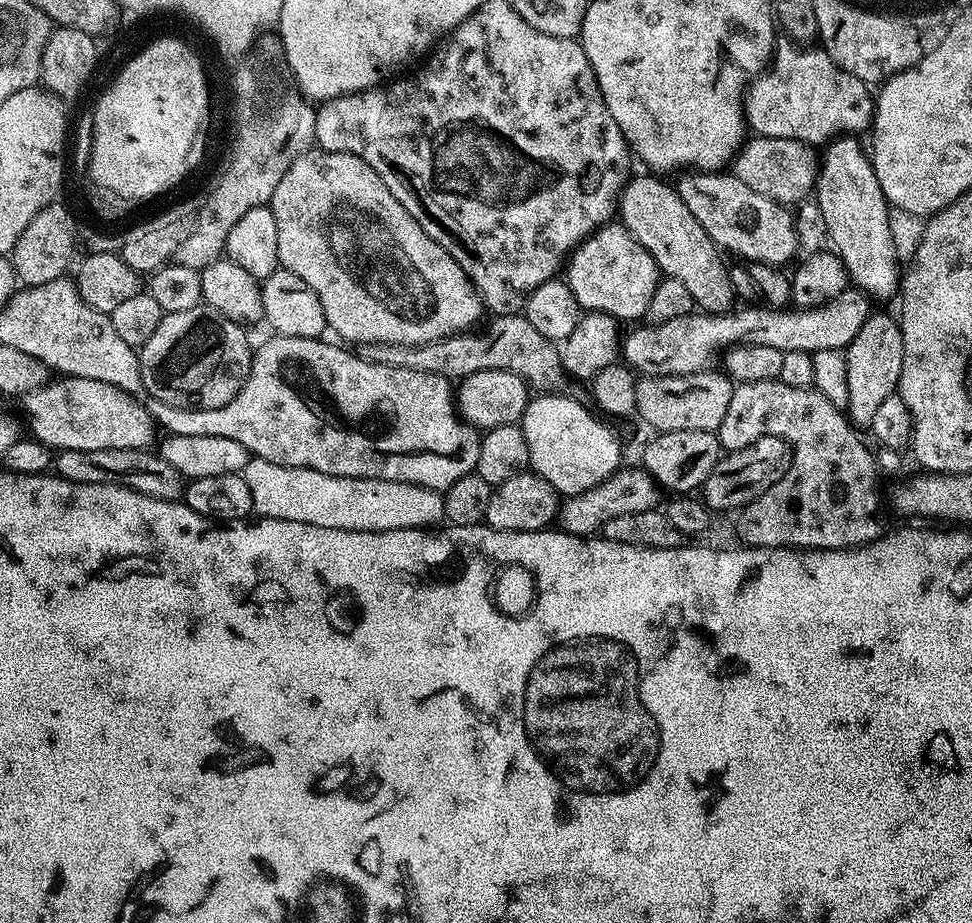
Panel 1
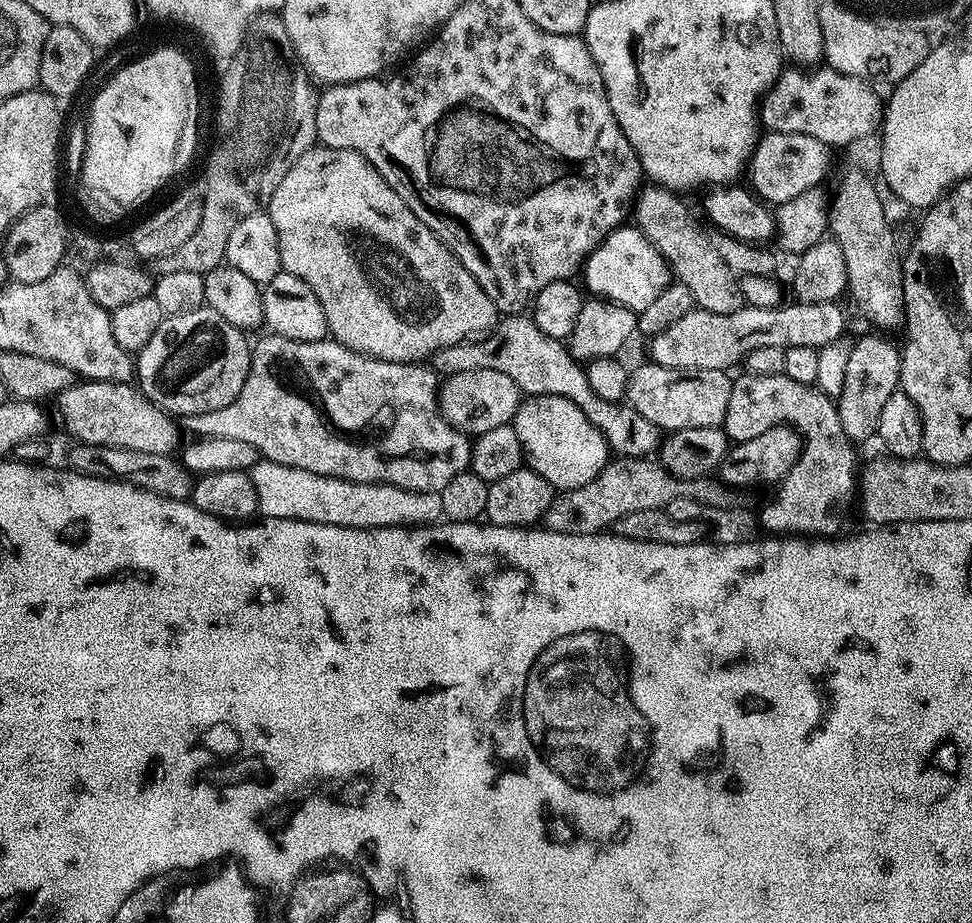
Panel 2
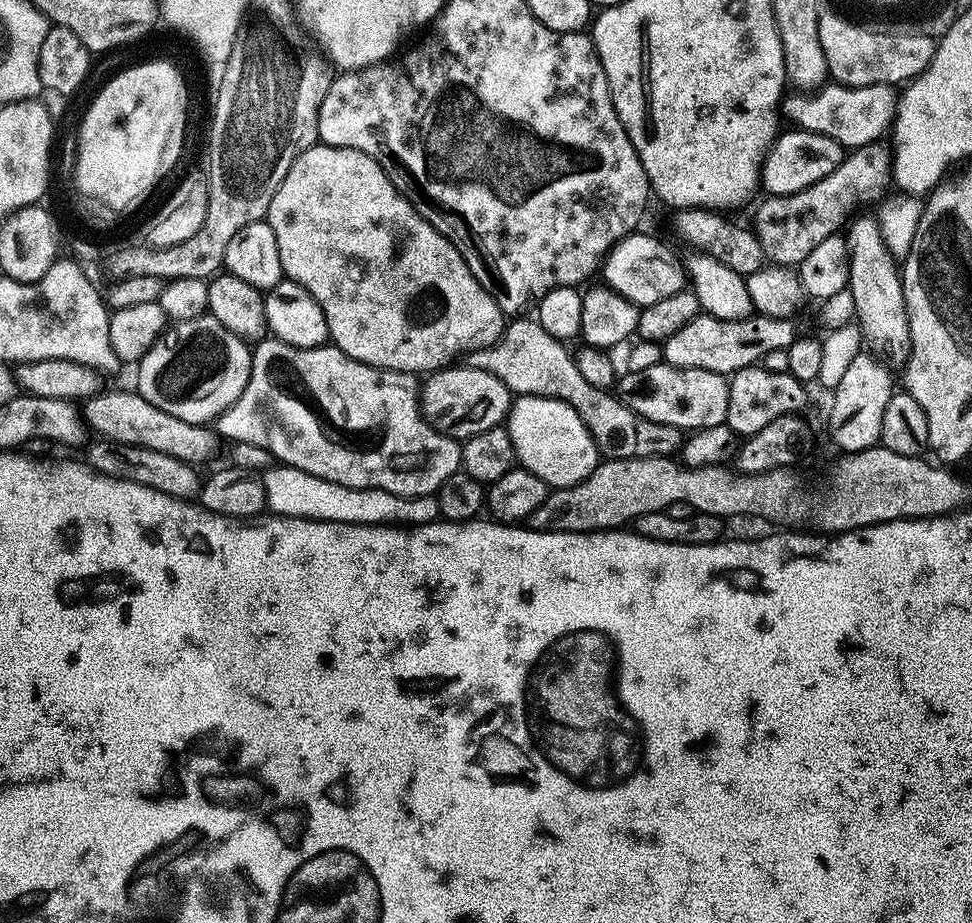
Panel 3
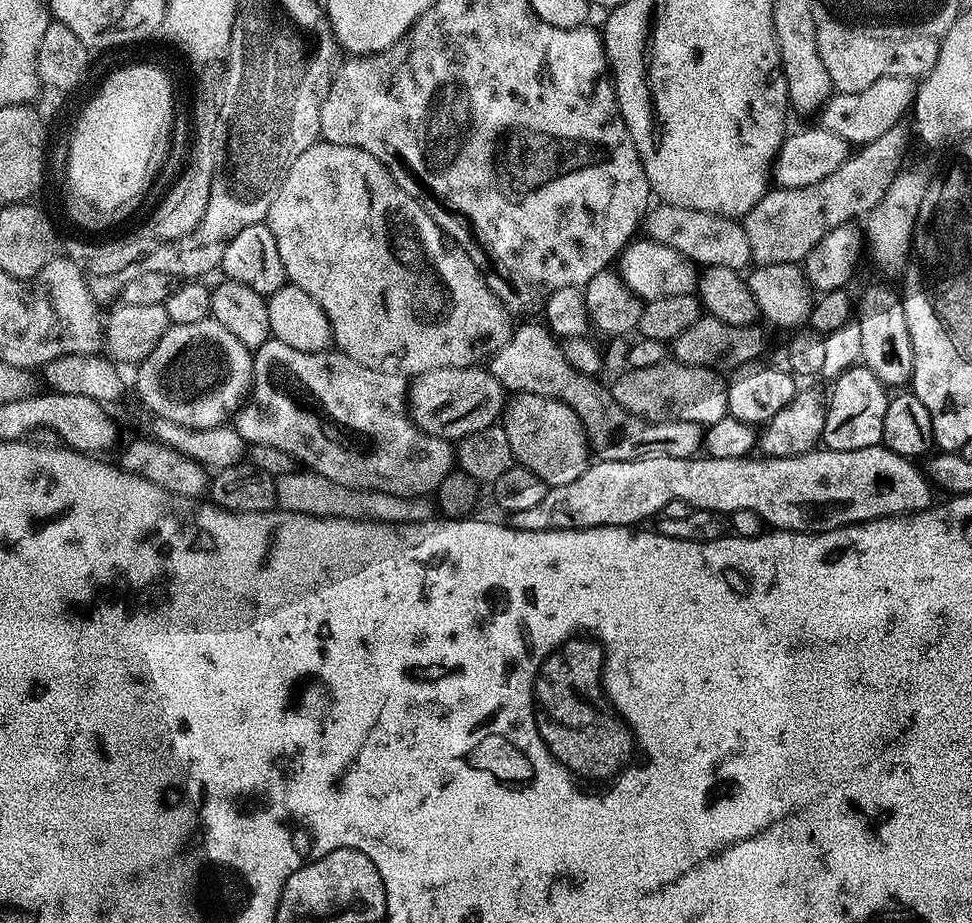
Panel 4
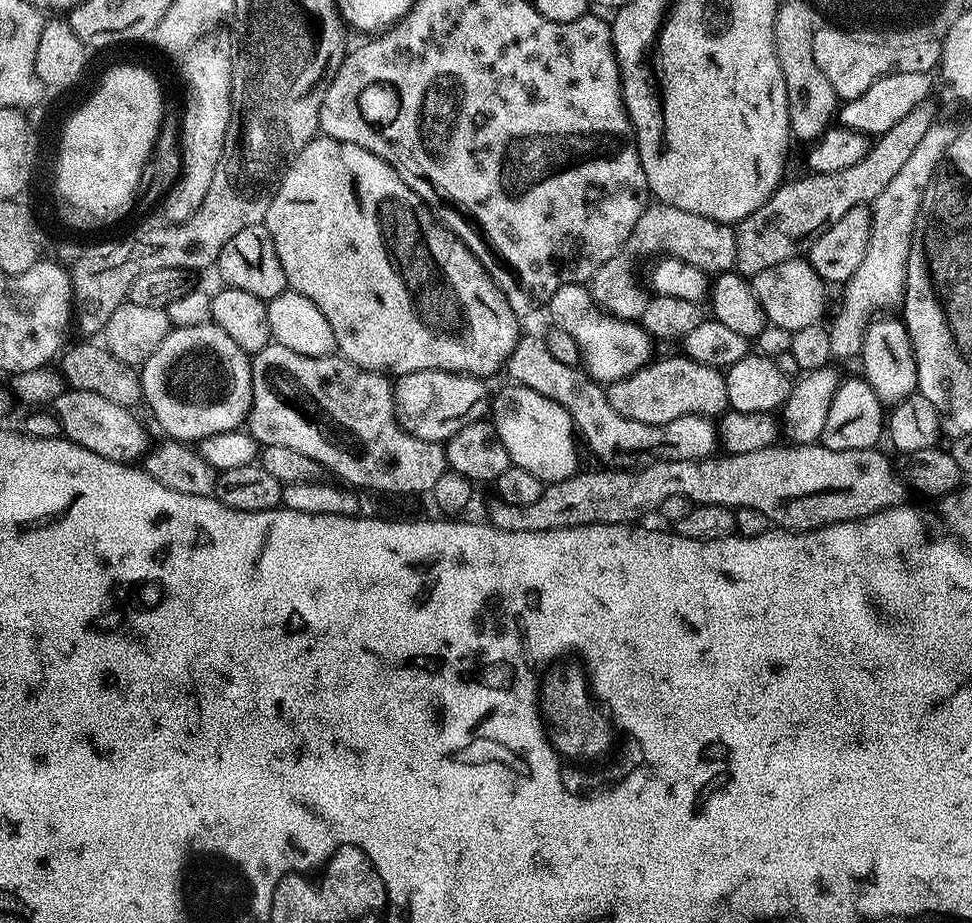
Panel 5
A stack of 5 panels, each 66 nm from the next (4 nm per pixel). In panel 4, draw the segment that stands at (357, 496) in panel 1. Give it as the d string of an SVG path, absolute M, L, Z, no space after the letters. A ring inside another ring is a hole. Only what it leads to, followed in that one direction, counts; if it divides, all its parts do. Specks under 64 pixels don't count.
M298 470L286 476L277 476L275 481L276 503L286 512L351 520L379 520L381 524L417 524L433 519L434 516L433 505L427 499L347 488L311 470Z

